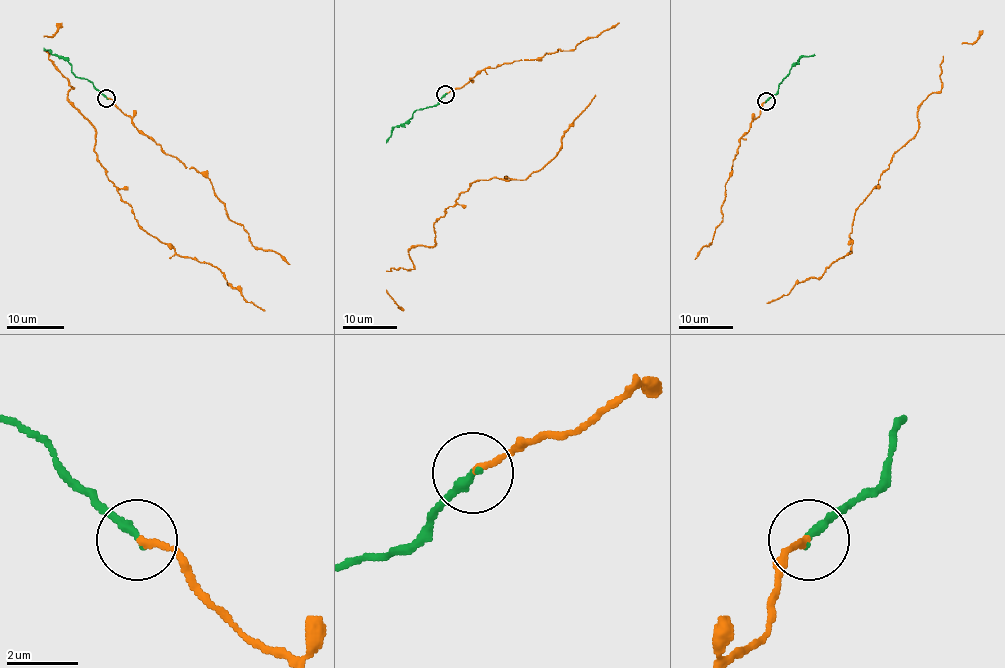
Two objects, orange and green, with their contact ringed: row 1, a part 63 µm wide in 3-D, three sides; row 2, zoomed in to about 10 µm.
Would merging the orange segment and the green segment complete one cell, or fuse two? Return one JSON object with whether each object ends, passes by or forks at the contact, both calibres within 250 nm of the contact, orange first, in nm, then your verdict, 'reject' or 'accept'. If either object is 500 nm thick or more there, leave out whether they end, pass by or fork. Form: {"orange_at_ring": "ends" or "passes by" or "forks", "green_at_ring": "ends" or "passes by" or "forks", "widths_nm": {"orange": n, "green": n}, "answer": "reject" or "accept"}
{"orange_at_ring": "ends", "green_at_ring": "ends", "widths_nm": {"orange": 180, "green": 240}, "answer": "accept"}

